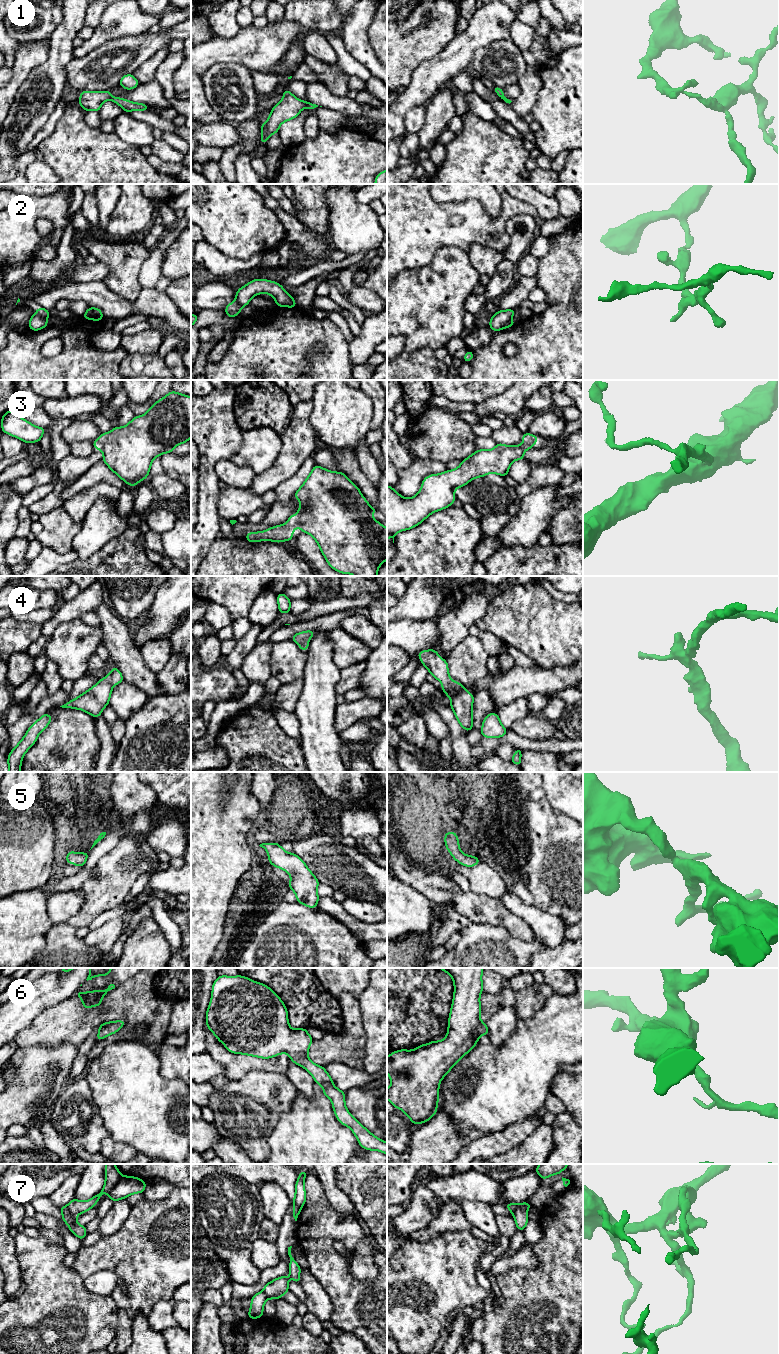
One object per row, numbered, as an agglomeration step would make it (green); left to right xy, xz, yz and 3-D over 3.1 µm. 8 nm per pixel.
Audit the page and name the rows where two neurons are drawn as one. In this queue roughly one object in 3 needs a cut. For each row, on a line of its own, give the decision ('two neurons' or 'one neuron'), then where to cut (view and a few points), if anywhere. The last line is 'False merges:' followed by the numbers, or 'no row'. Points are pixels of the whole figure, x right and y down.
1: two neurons; cut xy (111, 96), (109, 99)
2: two neurons; cut xy (35, 312), (45, 320)
3: one neuron; cut none
4: one neuron; cut none
5: one neuron; cut none
6: one neuron; cut none
7: two neurons; cut yz (523, 1203), (513, 1215)
False merges: 1, 2, 7

